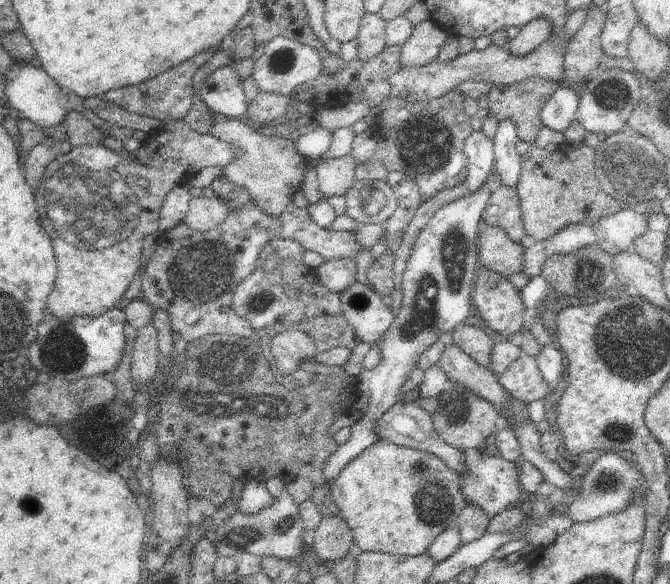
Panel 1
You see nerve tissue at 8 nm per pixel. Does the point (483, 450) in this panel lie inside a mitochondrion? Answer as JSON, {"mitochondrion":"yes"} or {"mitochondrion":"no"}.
{"mitochondrion":"no"}

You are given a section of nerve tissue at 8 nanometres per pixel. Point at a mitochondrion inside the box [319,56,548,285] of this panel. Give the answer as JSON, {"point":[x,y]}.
{"point":[424,146]}

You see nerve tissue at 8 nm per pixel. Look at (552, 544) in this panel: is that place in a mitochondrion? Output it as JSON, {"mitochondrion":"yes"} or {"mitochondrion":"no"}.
{"mitochondrion":"no"}

